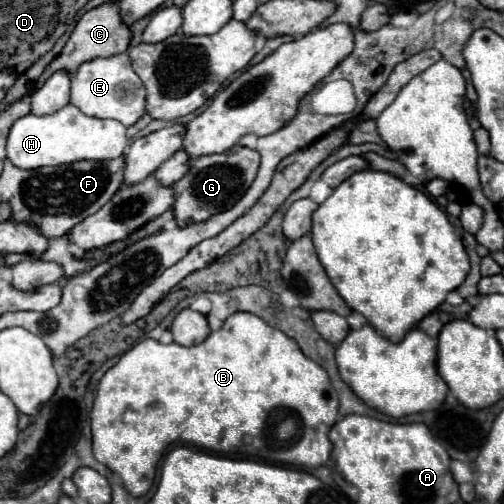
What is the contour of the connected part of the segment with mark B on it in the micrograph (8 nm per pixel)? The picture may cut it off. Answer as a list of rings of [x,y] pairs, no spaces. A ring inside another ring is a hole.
[[[234,312],[220,330],[212,332],[202,344],[196,346],[180,346],[176,342],[172,344],[160,344],[152,338],[146,338],[142,342],[138,342],[134,348],[130,348],[128,352],[124,352],[120,356],[120,360],[102,376],[96,398],[94,398],[94,406],[90,412],[92,418],[92,448],[94,448],[94,458],[102,464],[106,464],[114,474],[118,474],[124,482],[124,488],[132,494],[132,496],[144,496],[154,482],[156,476],[156,466],[165,455],[165,450],[175,442],[192,444],[201,447],[207,451],[213,452],[251,452],[251,455],[262,456],[264,460],[270,462],[280,462],[280,464],[296,464],[296,466],[308,466],[308,468],[316,468],[322,466],[332,452],[330,440],[328,440],[328,432],[336,422],[336,414],[338,414],[338,394],[332,388],[328,374],[322,366],[318,366],[316,362],[312,362],[310,358],[306,358],[300,350],[300,346],[296,344],[294,338],[286,336],[282,330],[268,326],[262,318],[258,318],[256,314],[250,312]]]

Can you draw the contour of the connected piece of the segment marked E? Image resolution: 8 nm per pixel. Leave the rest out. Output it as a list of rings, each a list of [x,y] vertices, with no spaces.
[[[116,54],[108,58],[94,58],[82,62],[78,72],[72,74],[72,96],[70,102],[78,106],[84,114],[96,118],[114,118],[124,126],[132,126],[146,112],[146,88],[138,74],[132,70],[130,56]]]

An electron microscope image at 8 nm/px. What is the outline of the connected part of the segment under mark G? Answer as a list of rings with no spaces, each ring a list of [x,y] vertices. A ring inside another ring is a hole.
[[[250,148],[228,150],[222,154],[208,154],[208,156],[190,160],[188,174],[174,184],[174,188],[176,188],[176,202],[174,202],[176,222],[180,226],[188,226],[190,222],[202,222],[230,206],[234,206],[234,202],[238,202],[238,198],[254,182],[258,166],[260,166],[260,154]]]

